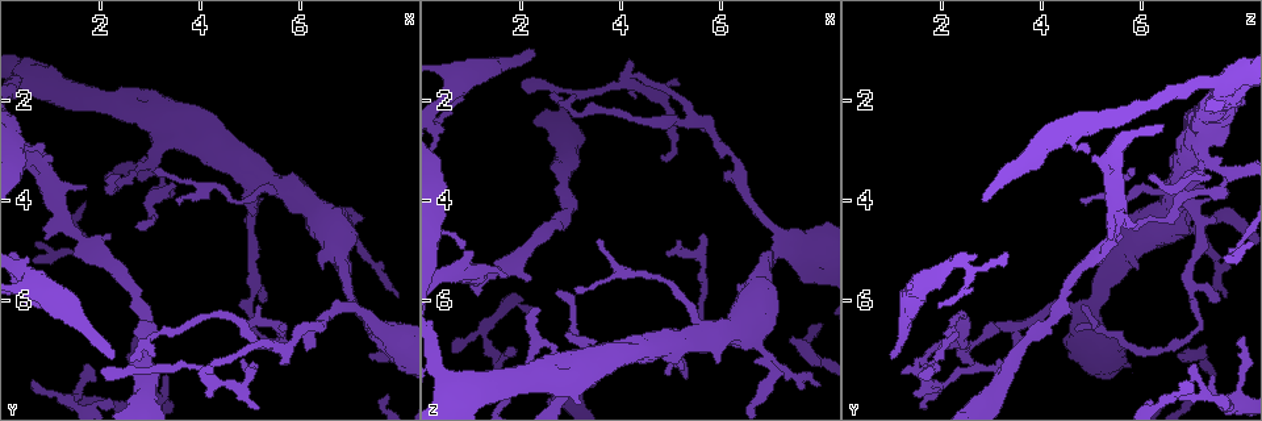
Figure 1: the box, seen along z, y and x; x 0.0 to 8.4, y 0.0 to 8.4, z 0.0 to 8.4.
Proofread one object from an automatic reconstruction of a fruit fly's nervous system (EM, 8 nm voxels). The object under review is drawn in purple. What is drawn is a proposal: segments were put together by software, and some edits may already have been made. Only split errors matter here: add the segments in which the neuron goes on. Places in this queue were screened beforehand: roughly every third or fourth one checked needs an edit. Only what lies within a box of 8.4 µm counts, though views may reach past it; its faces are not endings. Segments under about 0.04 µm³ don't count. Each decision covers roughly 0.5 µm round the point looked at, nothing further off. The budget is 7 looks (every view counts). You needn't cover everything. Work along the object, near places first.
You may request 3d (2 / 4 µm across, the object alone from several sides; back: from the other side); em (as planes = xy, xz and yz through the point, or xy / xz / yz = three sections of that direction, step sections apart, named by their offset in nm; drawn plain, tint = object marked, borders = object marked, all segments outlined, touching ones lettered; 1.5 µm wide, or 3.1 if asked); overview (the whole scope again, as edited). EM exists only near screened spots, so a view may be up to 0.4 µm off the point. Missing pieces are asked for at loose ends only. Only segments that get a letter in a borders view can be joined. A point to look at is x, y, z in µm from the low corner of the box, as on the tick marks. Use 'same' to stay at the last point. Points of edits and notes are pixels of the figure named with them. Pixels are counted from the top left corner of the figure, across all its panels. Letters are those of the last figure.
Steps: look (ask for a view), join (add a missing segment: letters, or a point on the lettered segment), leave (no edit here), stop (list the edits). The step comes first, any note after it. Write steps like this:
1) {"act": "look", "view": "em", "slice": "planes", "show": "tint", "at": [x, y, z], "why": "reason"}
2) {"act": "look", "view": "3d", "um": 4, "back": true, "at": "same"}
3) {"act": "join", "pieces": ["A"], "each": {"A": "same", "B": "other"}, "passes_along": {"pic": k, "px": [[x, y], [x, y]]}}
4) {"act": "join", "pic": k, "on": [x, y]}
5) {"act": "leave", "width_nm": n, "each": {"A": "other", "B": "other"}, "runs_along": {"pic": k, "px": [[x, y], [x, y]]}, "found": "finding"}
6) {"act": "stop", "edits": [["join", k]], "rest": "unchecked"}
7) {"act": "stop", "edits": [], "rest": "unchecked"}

{"act": "look", "view": "3d", "um": 2, "at": [6.10, 7.00, 3.50], "why": "an open end"}

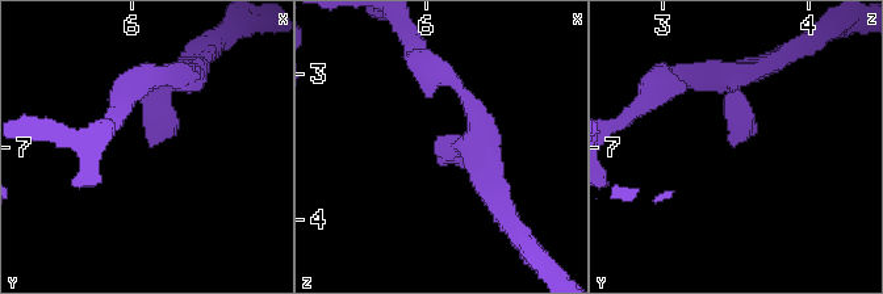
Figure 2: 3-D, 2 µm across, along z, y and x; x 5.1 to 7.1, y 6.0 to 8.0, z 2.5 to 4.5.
{"act": "look", "view": "em", "slice": "planes", "show": "borders", "at": [6.12, 6.98, 3.48]}

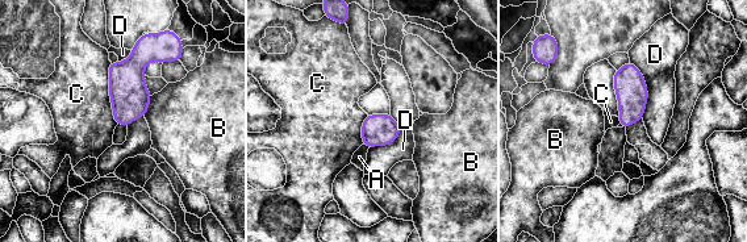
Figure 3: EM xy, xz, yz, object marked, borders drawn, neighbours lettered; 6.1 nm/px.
{"act": "leave", "each": {"A": "other", "B": "other", "C": "other", "D": "other"}, "border": {"pic": 3, "px": [[109, 62], [108, 96], [117, 124]]}, "found": "no lettered segment goes on from it"}

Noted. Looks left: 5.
{"act": "look", "view": "3d", "um": 2, "at": [7.95, 5.95, 7.75], "why": "an open end"}

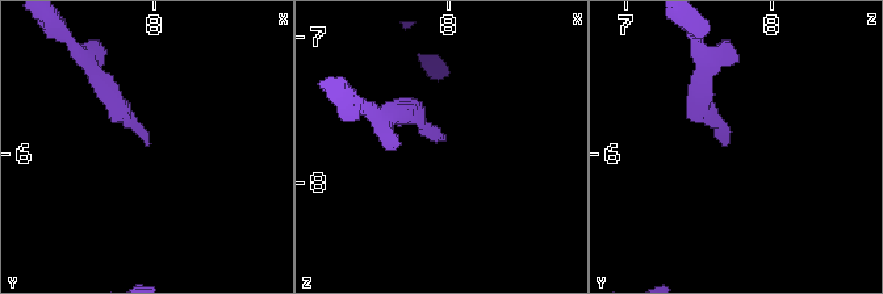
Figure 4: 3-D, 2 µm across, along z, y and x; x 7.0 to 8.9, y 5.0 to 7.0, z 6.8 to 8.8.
{"act": "look", "view": "em", "slice": "yz", "step": 4, "show": "borders", "at": [7.94, 5.92, 7.70], "why": "need the tissue"}

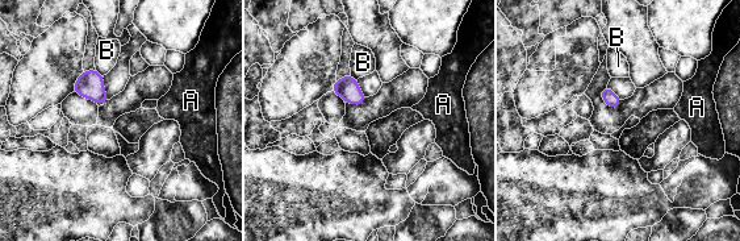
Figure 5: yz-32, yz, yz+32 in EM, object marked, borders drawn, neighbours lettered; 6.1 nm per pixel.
{"act": "leave", "width_nm": 80, "each": {"A": "other", "B": "other"}, "border": {"pic": 5, "px": [[95, 69], [103, 77]]}, "found": "none of them fits"}

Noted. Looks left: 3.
{"act": "look", "view": "em", "slice": "planes", "show": "borders", "at": [3.35, 7.45, 7.35]}

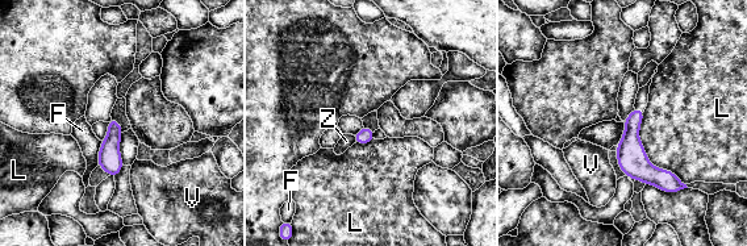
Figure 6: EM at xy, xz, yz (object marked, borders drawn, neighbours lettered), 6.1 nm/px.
{"act": "leave", "longest_contact_nm": ["L", 440], "each": {"F": "other", "L": "other", "V": "other", "Z": "other"}, "border": {"pic": 6, "px": [[643, 111], [645, 154], [675, 174]]}, "found": "none of them fits"}

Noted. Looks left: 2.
{"act": "stop", "edits": [], "rest": "unchecked"}

